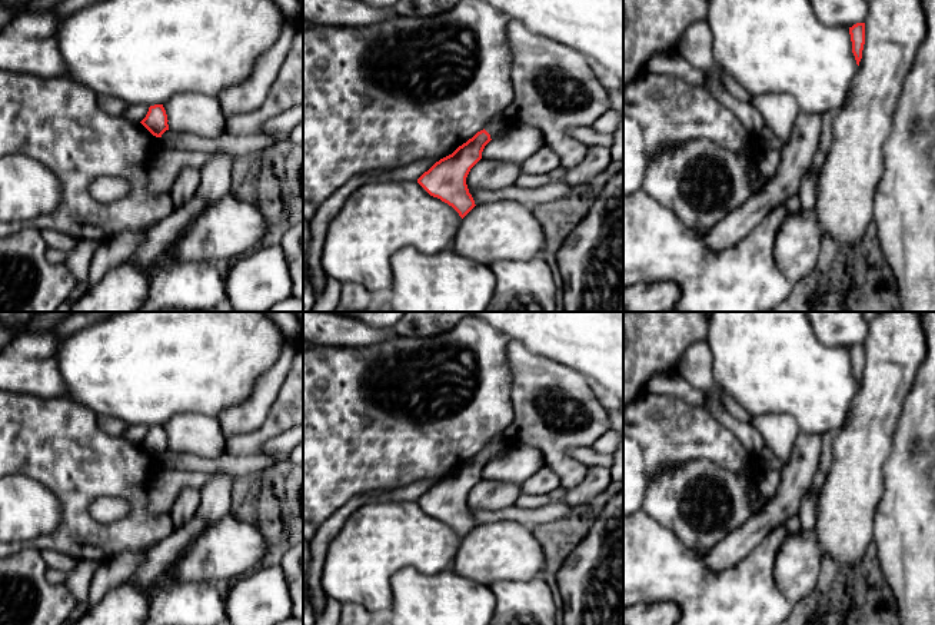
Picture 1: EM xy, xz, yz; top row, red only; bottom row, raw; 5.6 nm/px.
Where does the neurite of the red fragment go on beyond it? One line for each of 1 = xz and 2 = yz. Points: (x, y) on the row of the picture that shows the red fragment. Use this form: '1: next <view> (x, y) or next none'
1: next xz (499, 122)
2: next none

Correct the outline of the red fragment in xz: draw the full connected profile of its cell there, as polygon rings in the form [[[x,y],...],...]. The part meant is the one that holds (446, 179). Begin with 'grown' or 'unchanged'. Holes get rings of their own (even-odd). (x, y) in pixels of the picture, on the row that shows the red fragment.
grown; [[[505,112],[498,113],[483,130],[459,146],[452,154],[436,162],[417,183],[433,197],[452,206],[463,219],[476,205],[469,193],[466,177],[482,159],[485,146],[496,133],[506,130],[509,122]]]

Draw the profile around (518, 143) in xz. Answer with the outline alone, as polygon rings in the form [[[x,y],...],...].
[[[509,126],[502,137],[495,137],[485,146],[482,159],[522,164],[545,144],[545,137],[538,129]]]

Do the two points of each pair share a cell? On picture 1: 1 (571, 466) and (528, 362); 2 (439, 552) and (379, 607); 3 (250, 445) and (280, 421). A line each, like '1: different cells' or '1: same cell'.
1: same cell
2: same cell
3: same cell

